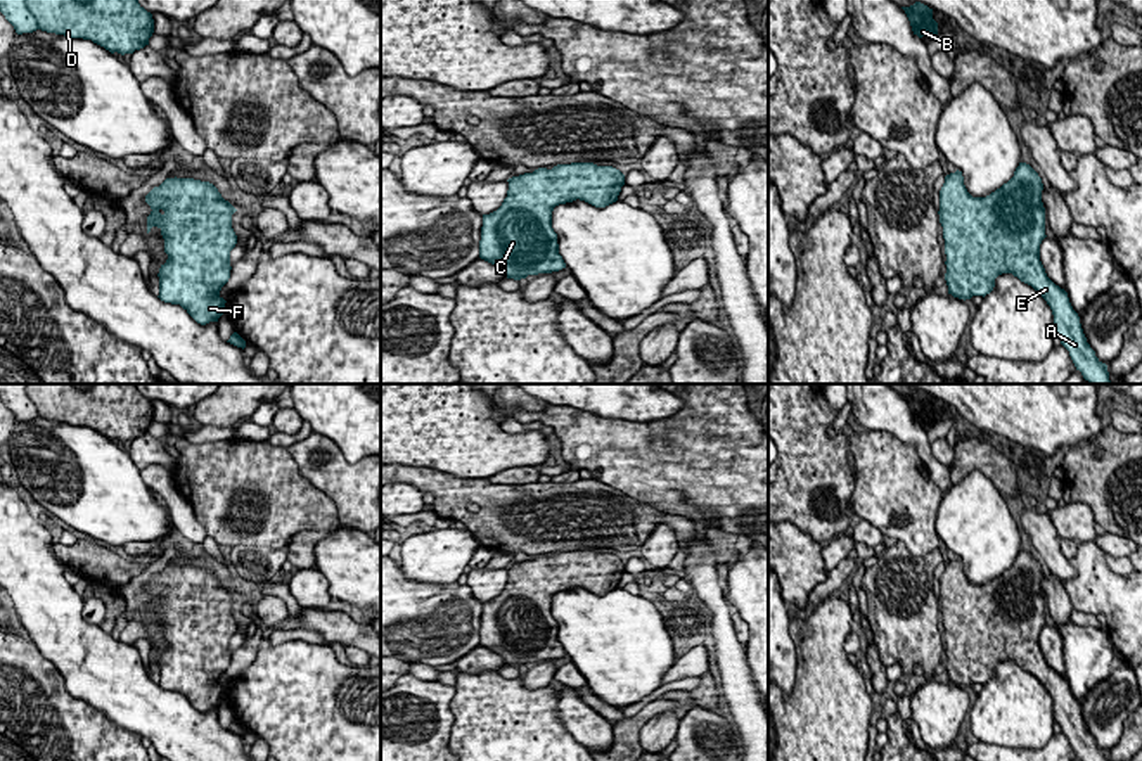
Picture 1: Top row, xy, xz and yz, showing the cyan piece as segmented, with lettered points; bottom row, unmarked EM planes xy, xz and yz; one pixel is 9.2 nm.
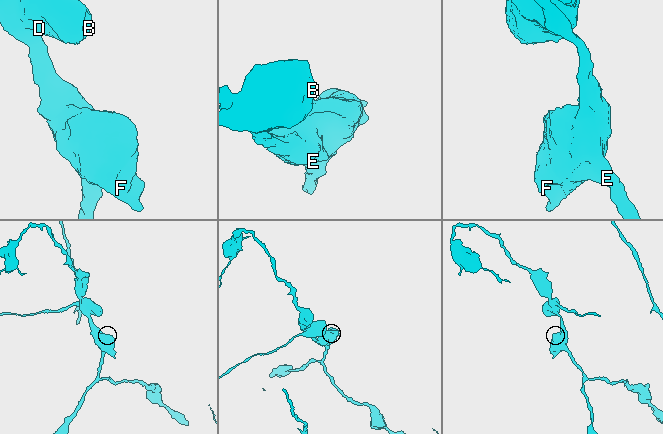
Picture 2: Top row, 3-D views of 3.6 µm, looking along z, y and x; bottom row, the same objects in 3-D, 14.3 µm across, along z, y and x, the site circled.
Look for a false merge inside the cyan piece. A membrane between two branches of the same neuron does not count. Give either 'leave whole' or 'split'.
leave whole

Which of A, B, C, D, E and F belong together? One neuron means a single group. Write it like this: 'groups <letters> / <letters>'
groups A B C D E F

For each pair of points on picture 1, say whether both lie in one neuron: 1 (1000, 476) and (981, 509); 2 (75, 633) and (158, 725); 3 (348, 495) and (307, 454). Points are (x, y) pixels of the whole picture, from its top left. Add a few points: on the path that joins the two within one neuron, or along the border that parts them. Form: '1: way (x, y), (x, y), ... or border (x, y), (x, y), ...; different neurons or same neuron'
1: border (954, 483), (980, 471), (1002, 497); different neurons
2: way (90, 654), (135, 703); same neuron
3: way (338, 485), (317, 464); same neuron

